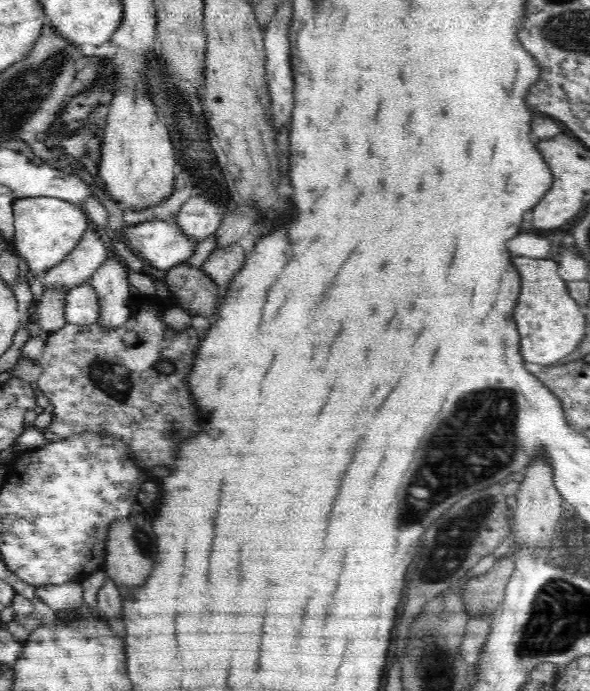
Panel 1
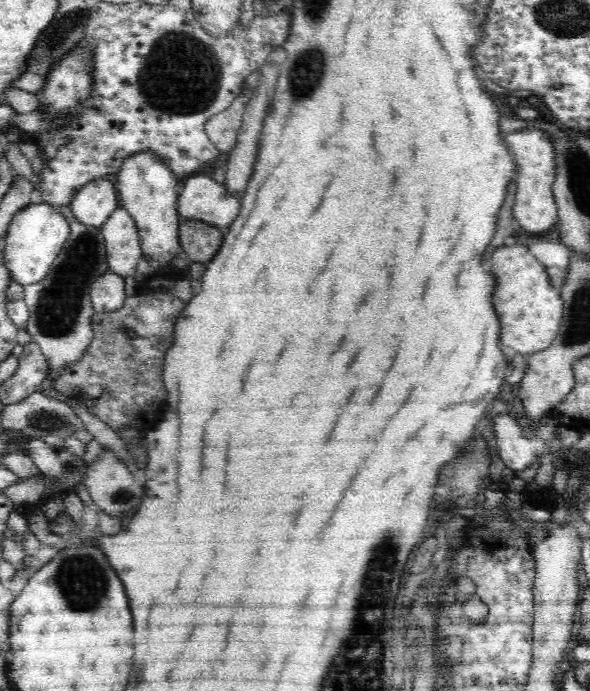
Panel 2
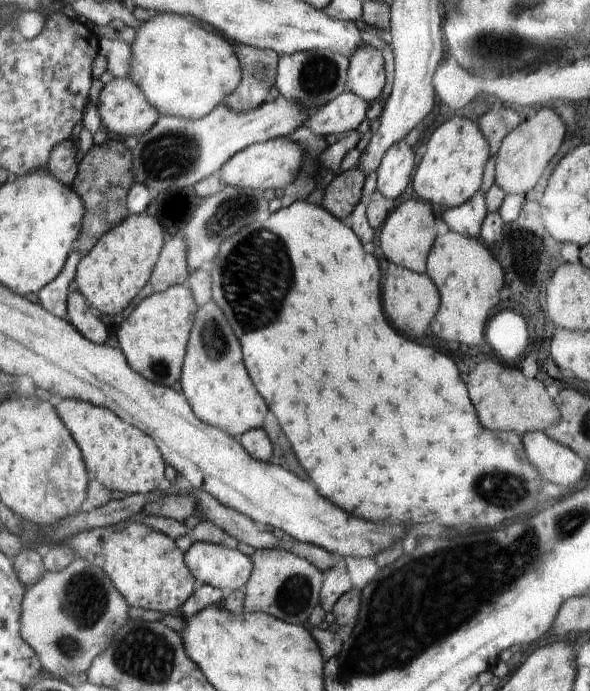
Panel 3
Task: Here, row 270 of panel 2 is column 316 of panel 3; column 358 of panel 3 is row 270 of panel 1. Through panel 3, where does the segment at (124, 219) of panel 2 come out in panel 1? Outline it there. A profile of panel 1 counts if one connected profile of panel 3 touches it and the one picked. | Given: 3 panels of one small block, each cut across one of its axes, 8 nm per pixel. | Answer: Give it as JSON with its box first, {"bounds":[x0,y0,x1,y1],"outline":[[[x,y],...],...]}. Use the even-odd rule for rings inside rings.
{"bounds":[89,254,132,330],"outline":[[[113,254],[92,274],[89,285],[96,291],[100,307],[96,323],[105,330],[122,326],[130,316],[128,306],[132,295],[126,278],[124,265],[115,261]]]}

